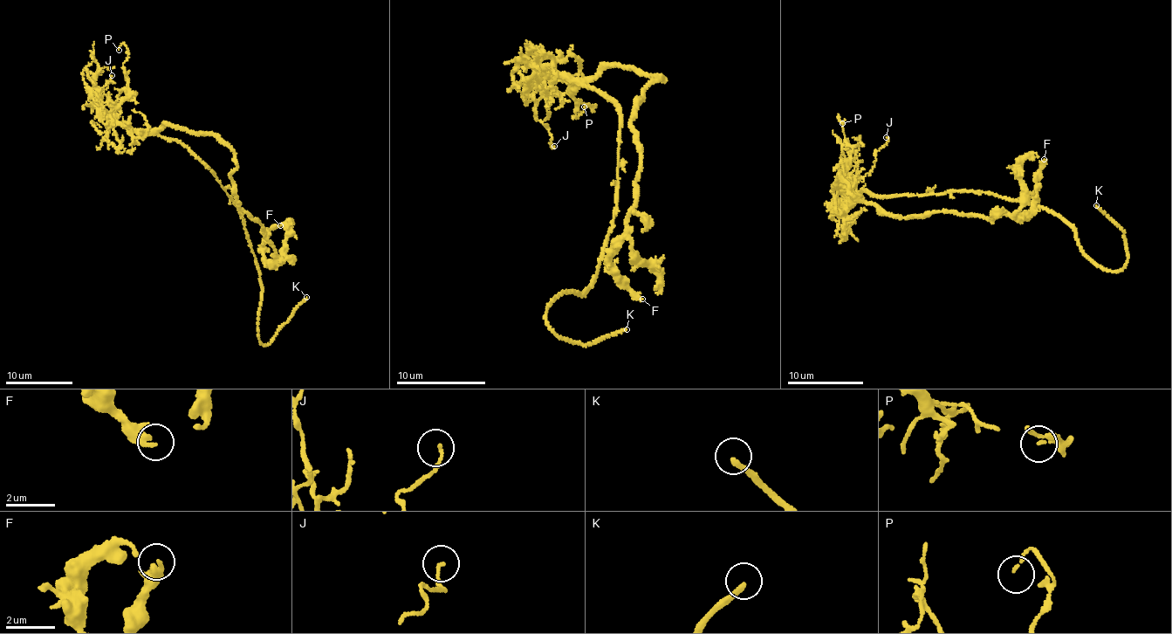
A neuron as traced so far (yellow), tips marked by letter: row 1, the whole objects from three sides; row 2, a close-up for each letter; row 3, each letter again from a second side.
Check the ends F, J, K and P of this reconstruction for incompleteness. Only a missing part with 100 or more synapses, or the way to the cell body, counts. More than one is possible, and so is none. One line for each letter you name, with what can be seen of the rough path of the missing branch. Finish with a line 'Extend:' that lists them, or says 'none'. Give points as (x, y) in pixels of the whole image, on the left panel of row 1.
K: Course of what is missing: (306, 297), (311, 296), (316, 287), (335, 282), (351, 272), (358, 271), (368, 274)
Extend: K

